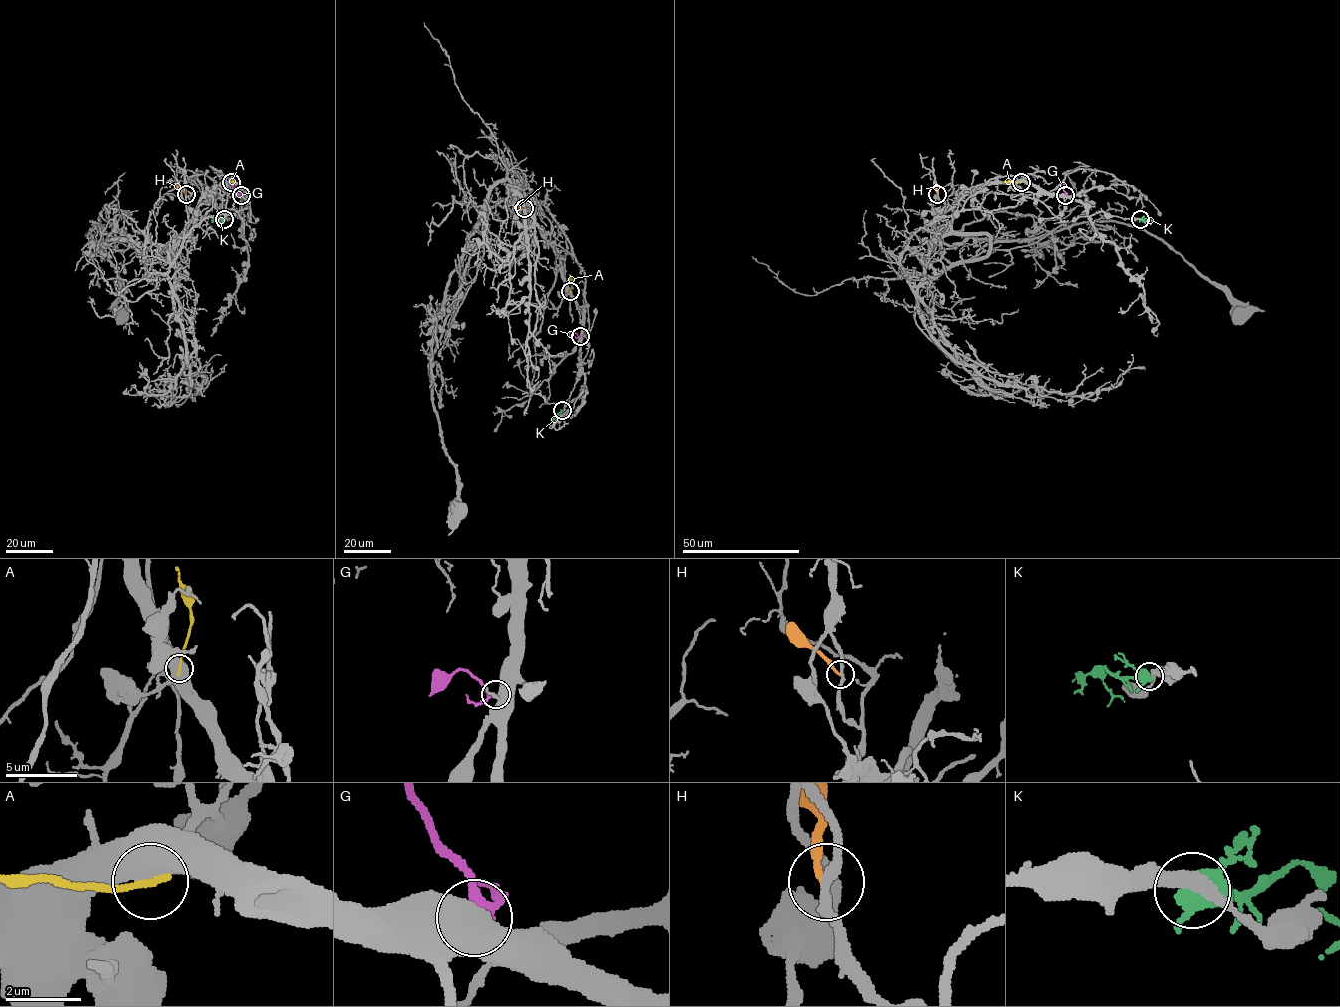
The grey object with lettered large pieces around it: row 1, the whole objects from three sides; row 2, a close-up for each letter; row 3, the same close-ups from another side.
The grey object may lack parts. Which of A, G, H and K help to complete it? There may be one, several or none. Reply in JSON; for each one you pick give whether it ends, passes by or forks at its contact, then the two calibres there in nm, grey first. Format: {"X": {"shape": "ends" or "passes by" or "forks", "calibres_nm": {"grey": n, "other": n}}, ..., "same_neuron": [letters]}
{"G": {"shape": "forks", "calibres_nm": {"grey": 750, "other": 170}}, "same_neuron": ["G"]}

